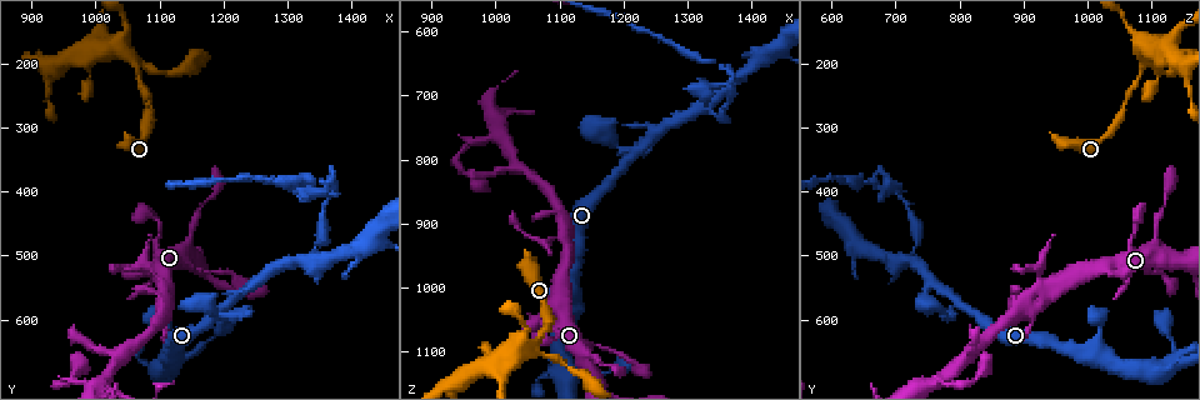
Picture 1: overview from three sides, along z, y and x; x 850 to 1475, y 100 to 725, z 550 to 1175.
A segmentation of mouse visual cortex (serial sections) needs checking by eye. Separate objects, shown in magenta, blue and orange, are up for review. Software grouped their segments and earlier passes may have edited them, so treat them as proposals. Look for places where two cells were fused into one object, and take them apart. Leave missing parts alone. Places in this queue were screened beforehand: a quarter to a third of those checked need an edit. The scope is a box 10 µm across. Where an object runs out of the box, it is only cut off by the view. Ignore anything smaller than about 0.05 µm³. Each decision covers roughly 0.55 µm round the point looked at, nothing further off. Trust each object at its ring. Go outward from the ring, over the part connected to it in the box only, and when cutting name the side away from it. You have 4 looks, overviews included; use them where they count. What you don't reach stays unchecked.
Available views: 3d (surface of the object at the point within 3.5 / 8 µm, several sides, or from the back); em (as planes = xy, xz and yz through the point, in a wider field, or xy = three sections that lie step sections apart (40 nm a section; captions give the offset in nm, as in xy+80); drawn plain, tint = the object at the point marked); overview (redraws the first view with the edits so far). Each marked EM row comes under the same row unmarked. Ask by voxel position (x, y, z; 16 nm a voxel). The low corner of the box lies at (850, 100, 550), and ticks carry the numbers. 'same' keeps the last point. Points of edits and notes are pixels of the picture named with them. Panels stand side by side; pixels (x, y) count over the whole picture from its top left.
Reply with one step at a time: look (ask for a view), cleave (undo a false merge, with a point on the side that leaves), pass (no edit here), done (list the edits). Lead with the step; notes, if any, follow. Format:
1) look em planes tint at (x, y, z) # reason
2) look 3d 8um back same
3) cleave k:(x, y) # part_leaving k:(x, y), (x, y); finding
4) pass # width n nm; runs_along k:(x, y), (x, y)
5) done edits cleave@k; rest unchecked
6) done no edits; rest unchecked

look 3d 3.5um at (1060, 205, 1090) # sharp bend

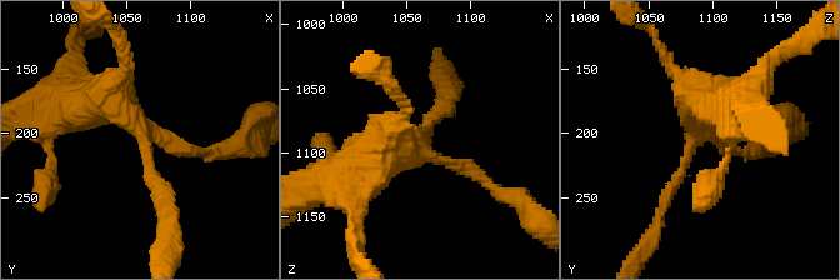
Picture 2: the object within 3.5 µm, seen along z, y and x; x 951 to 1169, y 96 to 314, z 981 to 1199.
look em xy step 3 tint at (1060, 202, 1090) # arms 4; arm_widths 150, 200, 300, 500 nm; now the EM

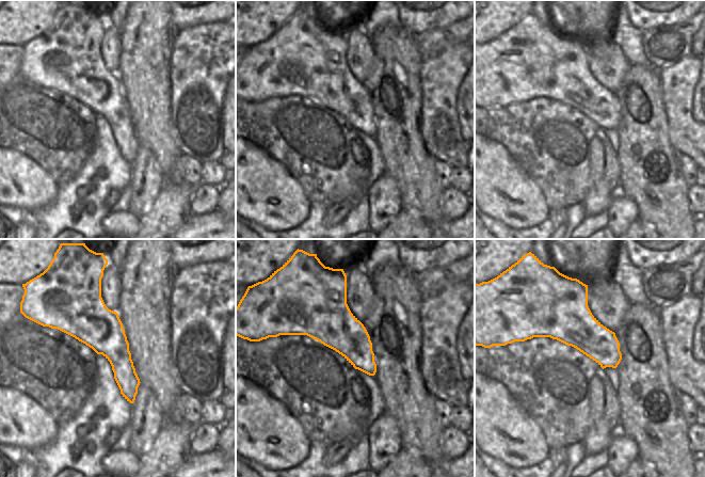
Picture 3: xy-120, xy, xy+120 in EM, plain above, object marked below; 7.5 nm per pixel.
pass # runs_along 2:(164, 203), (141, 130), (115, 103), (76, 103); all the same cell

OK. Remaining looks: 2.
look 3d 3.5um at (1210, 575, 805) # abrupt turn

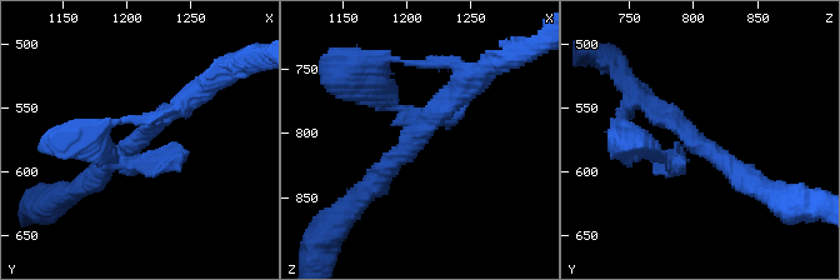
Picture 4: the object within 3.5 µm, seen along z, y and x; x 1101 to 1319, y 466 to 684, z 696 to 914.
look em planes tint at (1206, 576, 800) # shape alone is not enough

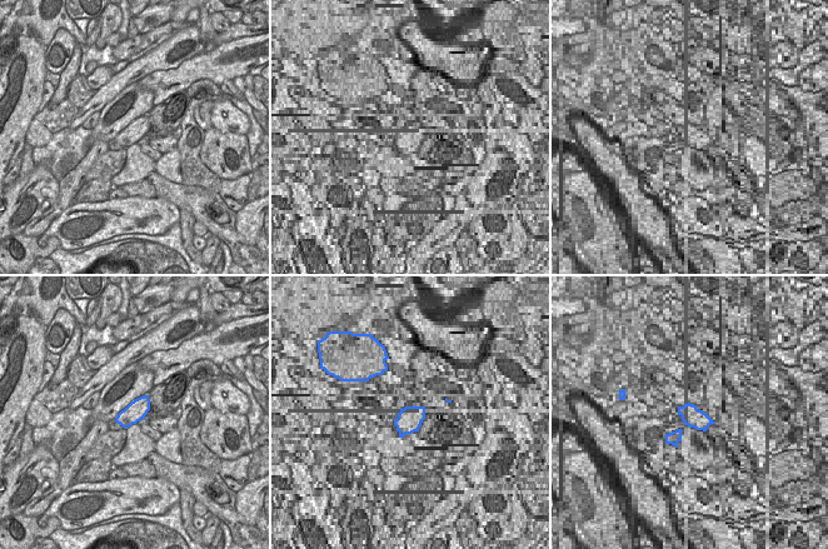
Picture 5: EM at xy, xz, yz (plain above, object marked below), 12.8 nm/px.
pass # runs_along 4:(368, 189), (471, 80); continuous, no second cell

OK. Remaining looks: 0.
done no edits; rest unchecked

